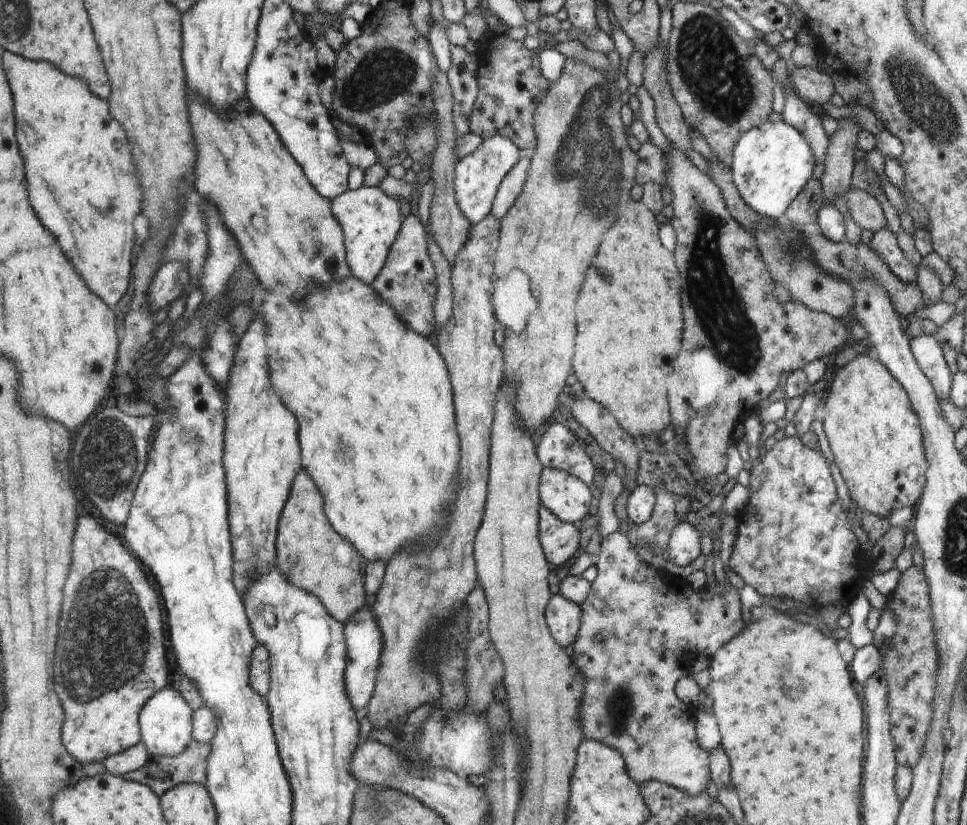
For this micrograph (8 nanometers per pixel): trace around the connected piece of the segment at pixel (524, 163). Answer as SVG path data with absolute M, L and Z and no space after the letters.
M520 157L515 168L503 178L503 182L499 186L498 196L495 197L494 206L491 210L491 213L500 221L521 193L528 176L530 163L527 157Z

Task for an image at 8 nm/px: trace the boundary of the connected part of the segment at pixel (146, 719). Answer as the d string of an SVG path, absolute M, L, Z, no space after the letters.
M170 685L148 700L148 704L140 714L140 730L142 741L148 745L152 756L177 757L190 746L194 740L195 711L188 699Z

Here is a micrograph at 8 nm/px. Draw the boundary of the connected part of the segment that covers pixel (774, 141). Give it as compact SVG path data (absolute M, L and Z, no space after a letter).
M768 121L739 138L730 167L733 183L743 201L759 215L780 221L780 216L810 181L814 164L814 150L802 132L784 121Z

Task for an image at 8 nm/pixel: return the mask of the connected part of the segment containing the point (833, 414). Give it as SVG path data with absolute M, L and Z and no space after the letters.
M861 353L847 362L832 380L823 411L820 412L823 428L836 466L840 470L848 487L849 494L863 512L878 516L888 516L898 508L898 500L918 500L922 498L924 482L928 470L927 456L924 456L922 444L922 426L919 415L911 405L910 396L904 390L887 366L873 354Z

